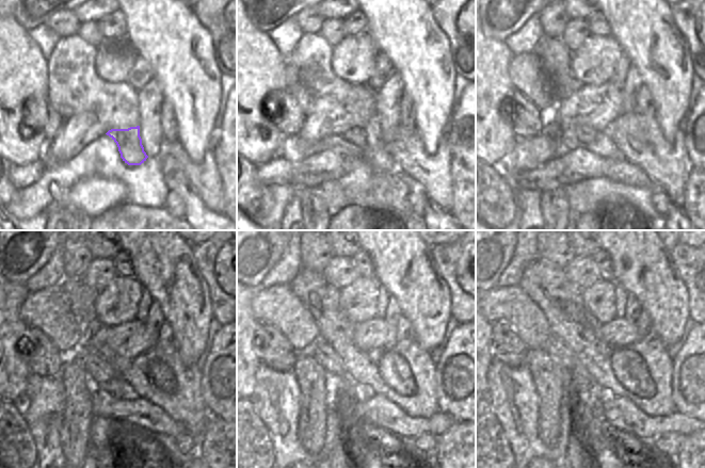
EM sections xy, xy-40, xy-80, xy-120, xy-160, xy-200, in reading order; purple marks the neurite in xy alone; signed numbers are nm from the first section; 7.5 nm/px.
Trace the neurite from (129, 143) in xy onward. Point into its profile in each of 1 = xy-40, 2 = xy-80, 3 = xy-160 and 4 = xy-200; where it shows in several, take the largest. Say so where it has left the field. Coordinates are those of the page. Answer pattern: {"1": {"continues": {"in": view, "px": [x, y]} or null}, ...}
{"1": {"continues": {"in": "xy-40", "px": [362, 138]}}, "2": {"continues": {"in": "xy-80", "px": [571, 138]}}, "3": {"continues": {"in": "xy-160", "px": [324, 355]}}, "4": {"continues": {"in": "xy-200", "px": [555, 347]}}}

